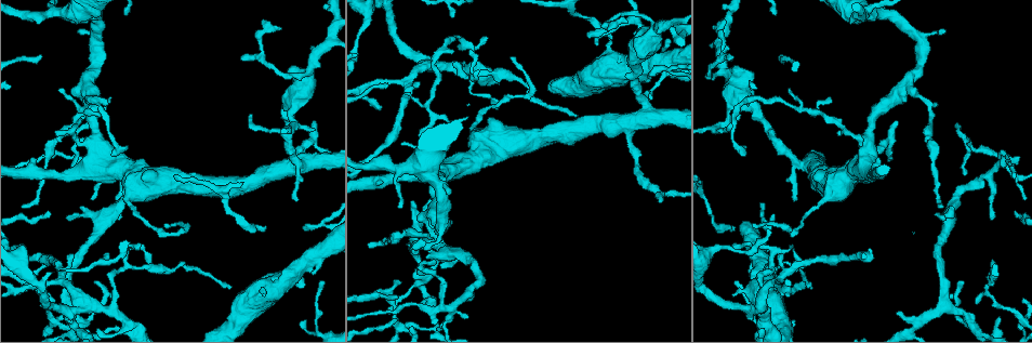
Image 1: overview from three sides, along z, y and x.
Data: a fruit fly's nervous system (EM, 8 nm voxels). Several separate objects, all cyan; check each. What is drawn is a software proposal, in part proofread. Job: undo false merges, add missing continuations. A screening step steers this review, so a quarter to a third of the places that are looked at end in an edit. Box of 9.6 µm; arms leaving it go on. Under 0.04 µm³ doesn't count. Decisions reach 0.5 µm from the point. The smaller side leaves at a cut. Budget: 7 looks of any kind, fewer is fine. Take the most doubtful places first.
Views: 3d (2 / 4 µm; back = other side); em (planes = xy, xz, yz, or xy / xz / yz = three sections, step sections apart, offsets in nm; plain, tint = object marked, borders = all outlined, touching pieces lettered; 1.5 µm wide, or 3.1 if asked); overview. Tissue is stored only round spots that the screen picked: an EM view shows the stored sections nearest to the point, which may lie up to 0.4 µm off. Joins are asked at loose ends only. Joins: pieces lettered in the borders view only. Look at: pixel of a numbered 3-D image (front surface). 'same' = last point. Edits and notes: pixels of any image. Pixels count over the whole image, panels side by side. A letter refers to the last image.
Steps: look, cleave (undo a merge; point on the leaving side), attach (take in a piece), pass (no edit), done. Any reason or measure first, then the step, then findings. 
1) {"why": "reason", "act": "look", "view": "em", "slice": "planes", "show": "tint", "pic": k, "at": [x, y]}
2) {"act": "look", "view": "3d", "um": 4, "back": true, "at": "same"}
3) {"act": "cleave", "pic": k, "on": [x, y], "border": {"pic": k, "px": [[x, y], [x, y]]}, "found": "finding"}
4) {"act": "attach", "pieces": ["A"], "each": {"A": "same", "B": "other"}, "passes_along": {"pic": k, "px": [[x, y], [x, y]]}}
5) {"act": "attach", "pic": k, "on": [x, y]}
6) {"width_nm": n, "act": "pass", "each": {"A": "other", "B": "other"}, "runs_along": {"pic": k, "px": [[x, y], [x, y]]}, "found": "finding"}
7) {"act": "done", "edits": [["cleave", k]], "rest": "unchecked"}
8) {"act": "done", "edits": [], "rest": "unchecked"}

{"why": "an open end", "act": "look", "view": "em", "slice": "planes", "show": "plain", "pic": 1, "at": [416, 86]}

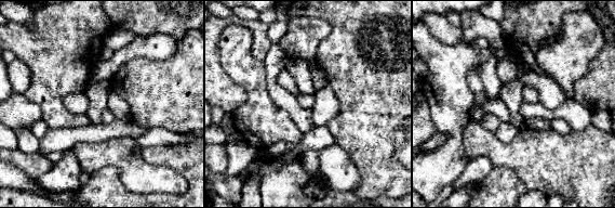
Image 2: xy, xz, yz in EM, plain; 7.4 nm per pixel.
{"act": "look", "view": "em", "slice": "planes", "show": "borders", "at": "same"}

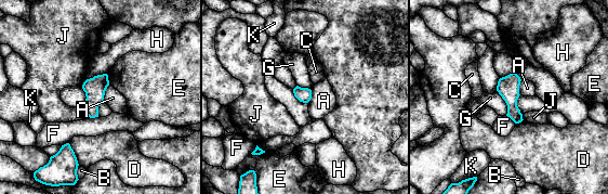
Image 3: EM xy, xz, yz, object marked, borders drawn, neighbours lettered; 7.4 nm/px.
{"width_nm": 110, "longest_contact_nm": ["G", 280], "act": "pass", "each": {"A": "other", "B": "other", "C": "other", "D": "other", "E": "other", "F": "other", "G": "other", "H": "other", "J": "other", "K": "other"}, "found": "no lettered piece goes on from it"}

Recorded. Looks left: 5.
{"why": "an open end", "act": "look", "view": "3d", "um": 4, "pic": 1, "at": [406, 94]}

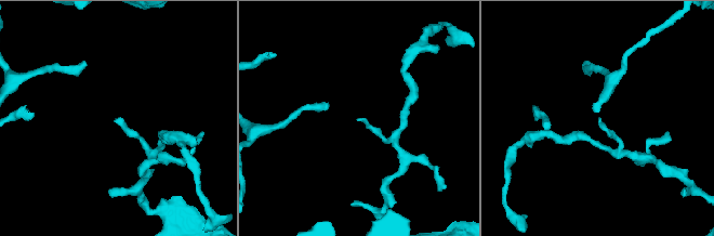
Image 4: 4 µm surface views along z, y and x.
{"act": "look", "view": "em", "slice": "planes", "show": "tint", "pic": 4, "at": [359, 120]}

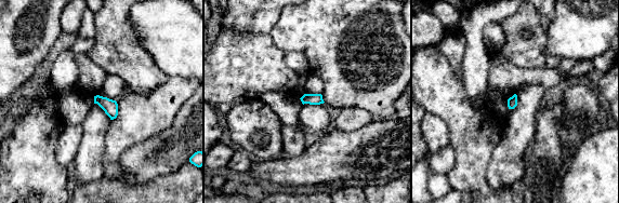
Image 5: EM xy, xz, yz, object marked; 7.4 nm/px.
{"why": "what lies round it", "act": "look", "view": "em", "slice": "planes", "show": "borders", "at": "same"}

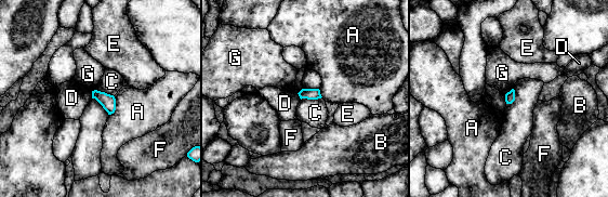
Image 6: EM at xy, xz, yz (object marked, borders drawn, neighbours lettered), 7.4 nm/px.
{"act": "pass", "each": {"A": "other", "B": "other", "C": "other", "D": "other", "E": "other", "F": "other", "G": "other"}, "border": {"pic": 6, "px": [[321, 96], [301, 100]]}, "found": "no lettered piece goes on from it"}

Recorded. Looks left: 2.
{"why": "thin end", "act": "look", "view": "em", "slice": "xy", "step": 4, "show": "tint", "pic": 1, "at": [597, 45]}

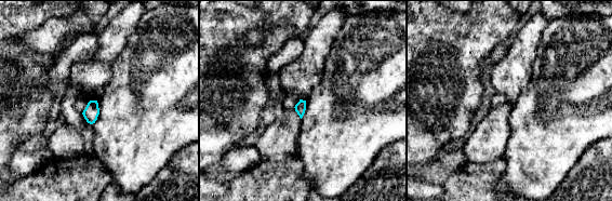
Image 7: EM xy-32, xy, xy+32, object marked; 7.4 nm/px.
{"act": "look", "view": "em", "slice": "planes", "show": "borders", "at": "same"}

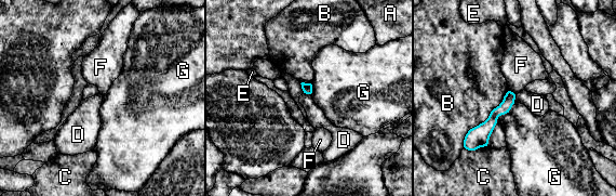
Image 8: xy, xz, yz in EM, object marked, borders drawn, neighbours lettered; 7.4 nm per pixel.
{"act": "pass", "each": {"A": "other", "B": "other", "C": "other", "D": "other", "E": "other", "F": "other", "G": "other"}, "runs_along": {"pic": 8, "px": [[510, 94], [474, 145]]}, "found": "none of them fits"}

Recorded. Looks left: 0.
{"act": "done", "edits": [], "rest": "unchecked"}

